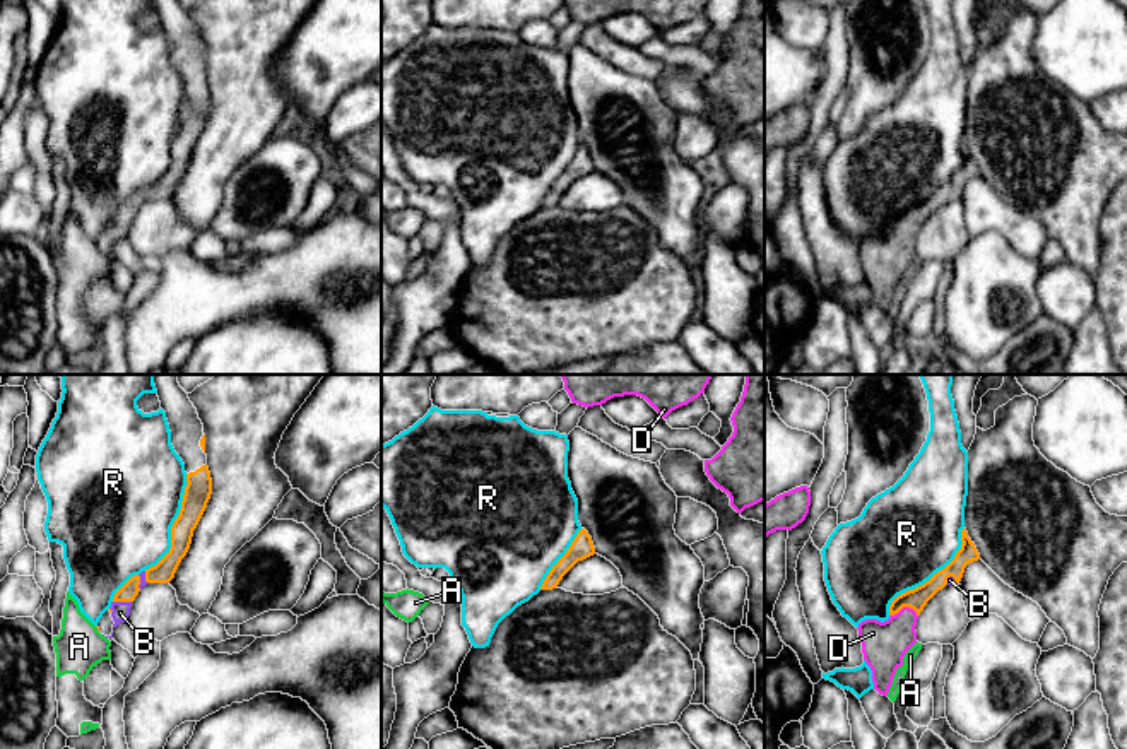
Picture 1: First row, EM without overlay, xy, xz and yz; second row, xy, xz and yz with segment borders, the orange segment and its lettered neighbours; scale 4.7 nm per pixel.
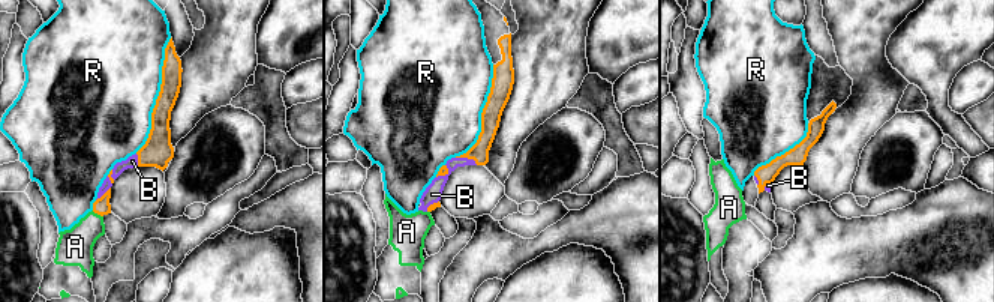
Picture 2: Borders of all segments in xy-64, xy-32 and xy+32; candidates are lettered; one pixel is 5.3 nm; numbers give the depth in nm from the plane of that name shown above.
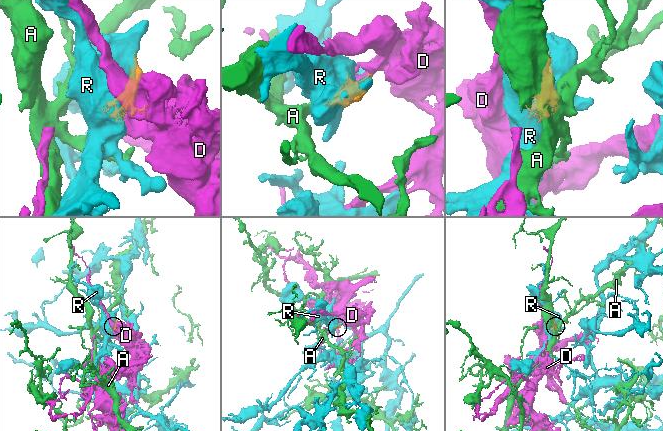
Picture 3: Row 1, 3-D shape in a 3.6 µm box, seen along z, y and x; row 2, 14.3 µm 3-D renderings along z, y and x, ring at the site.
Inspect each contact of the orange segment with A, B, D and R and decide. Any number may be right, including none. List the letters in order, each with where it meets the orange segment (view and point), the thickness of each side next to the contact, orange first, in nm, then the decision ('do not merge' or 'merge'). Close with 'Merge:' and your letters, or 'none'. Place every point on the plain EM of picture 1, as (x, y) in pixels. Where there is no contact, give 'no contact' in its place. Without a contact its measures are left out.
A: xy (98, 247) | 20/240 nm | do not merge
B: xy (122, 218) | 80/80 nm | merge
D: yz (903, 223) | 100/200 nm | merge
R: yz (932, 194) | 100/460 nm | do not merge
Merge: B, D

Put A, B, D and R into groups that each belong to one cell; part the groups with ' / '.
A / B D / R

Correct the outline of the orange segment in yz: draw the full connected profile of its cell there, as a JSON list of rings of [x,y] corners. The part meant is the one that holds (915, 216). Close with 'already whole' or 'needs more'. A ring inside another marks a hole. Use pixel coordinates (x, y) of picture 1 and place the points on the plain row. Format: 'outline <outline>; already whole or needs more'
outline [[[966,145],[961,147],[961,159],[961,166],[944,186],[891,219],[888,238],[865,236],[859,241],[864,277],[872,287],[879,311],[888,313],[896,287],[905,280],[905,270],[917,260],[915,243],[927,219],[946,202],[959,200],[965,185],[980,176]]]; needs more

